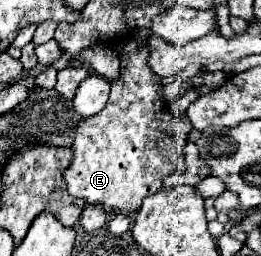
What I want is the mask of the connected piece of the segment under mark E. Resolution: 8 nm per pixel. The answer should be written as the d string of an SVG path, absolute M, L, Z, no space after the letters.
M133 38L121 50L123 58L127 58L127 70L119 74L119 80L111 82L111 94L105 108L91 118L83 118L77 126L73 142L73 162L63 174L71 196L83 198L87 204L99 204L105 208L109 206L121 212L139 210L143 198L155 194L161 188L163 178L183 164L183 146L187 142L187 134L193 128L187 118L173 118L169 104L161 98L161 78L147 66L147 48L141 48L143 42L145 38Z

